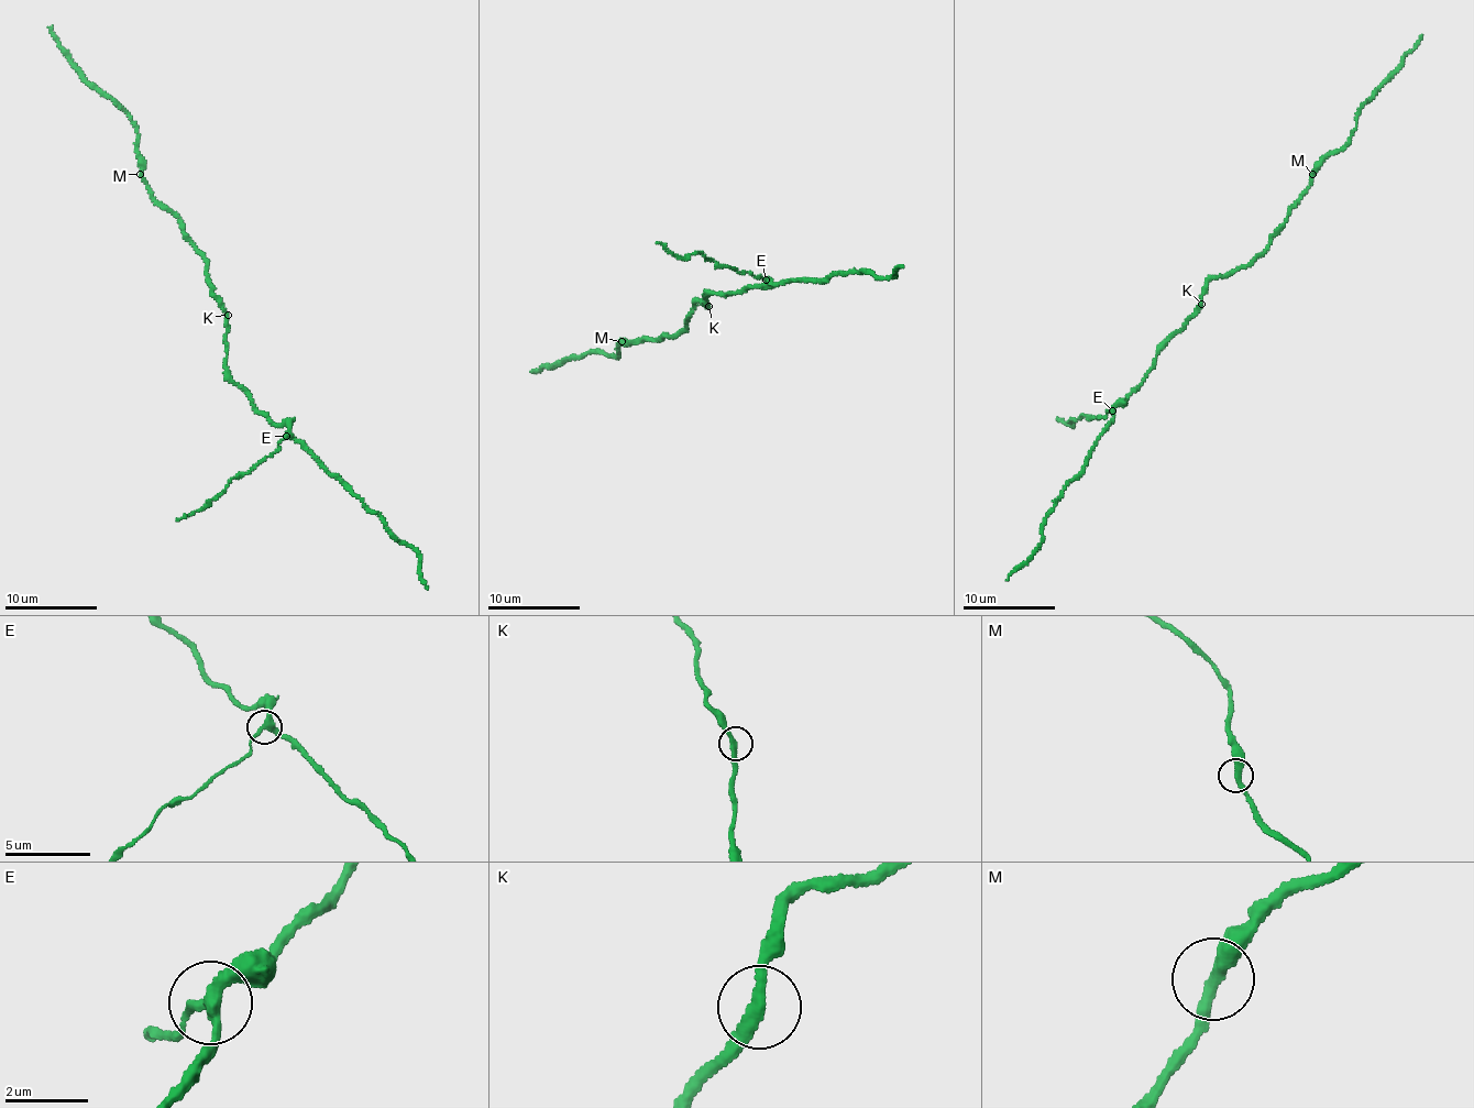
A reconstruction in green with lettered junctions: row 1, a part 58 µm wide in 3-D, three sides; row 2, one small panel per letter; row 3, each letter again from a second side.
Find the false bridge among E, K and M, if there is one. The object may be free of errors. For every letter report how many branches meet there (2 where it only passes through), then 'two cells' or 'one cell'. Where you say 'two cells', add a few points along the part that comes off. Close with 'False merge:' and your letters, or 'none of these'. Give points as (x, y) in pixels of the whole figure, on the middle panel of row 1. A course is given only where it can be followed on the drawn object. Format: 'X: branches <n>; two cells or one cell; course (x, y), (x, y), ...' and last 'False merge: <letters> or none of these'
E: branches 3; two cells; course (766, 280), (721, 266), (697, 252), (678, 254), (656, 243)
K: branches 2; one cell
M: branches 2; one cell
False merge: E

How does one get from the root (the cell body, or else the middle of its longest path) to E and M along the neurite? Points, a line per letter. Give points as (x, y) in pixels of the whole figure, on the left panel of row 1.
E: (226, 316), (226, 368), (259, 410), (265, 413), (272, 423), (288, 427), (286, 436)
M: (226, 316), (212, 295), (206, 263), (174, 214), (161, 208), (140, 174)

